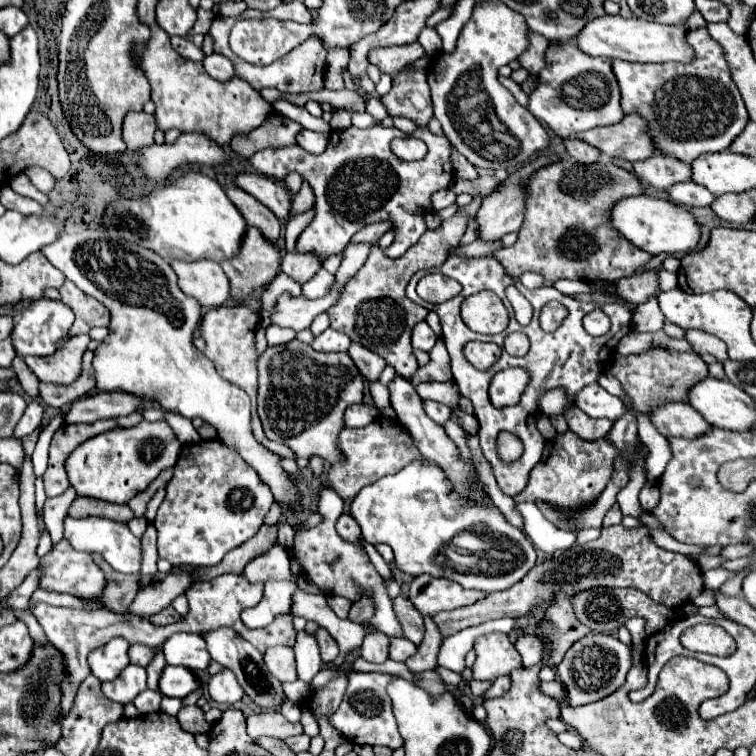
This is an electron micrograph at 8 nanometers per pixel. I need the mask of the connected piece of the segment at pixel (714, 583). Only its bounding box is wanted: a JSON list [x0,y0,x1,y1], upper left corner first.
[703,568,735,591]

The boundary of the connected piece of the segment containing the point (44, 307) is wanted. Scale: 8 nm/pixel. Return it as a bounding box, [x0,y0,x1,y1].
[12,297,74,357]

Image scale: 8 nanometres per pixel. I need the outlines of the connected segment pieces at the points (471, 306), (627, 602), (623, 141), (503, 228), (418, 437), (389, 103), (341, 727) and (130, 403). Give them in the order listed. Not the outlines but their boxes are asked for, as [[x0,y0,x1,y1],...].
[[461,290,510,335],[572,587,672,635],[574,115,656,163],[476,155,558,241],[388,375,472,493],[382,71,434,127],[328,671,402,749],[64,393,144,425]]

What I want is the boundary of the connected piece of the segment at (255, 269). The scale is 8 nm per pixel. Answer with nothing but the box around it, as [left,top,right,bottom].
[220,227,278,299]

